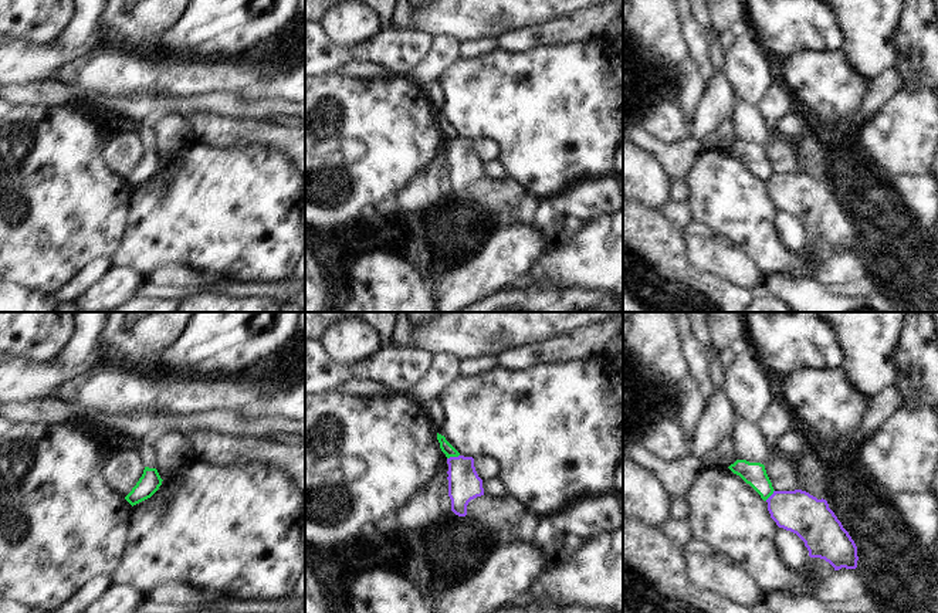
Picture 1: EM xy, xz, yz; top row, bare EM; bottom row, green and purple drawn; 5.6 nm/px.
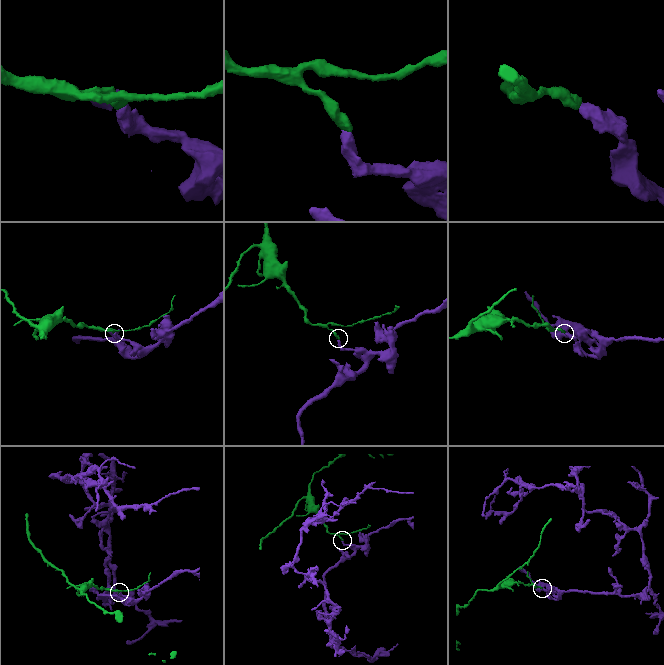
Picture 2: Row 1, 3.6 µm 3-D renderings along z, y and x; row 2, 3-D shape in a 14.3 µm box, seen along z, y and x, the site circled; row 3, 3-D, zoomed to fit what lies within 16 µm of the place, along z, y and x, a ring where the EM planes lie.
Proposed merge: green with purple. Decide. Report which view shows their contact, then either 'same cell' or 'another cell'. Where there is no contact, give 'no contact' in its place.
xz | another cell

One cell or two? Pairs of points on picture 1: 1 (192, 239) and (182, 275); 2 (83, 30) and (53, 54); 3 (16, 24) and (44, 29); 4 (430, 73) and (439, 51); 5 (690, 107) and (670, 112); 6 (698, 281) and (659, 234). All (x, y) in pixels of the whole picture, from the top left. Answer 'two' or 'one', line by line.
1: two
2: one
3: one
4: one
5: two
6: one

